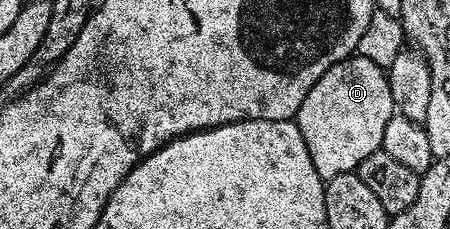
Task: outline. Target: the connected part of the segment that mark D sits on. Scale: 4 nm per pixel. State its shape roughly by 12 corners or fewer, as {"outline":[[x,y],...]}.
{"outline":[[353,55],[294,120],[326,183],[380,149],[387,72]]}

